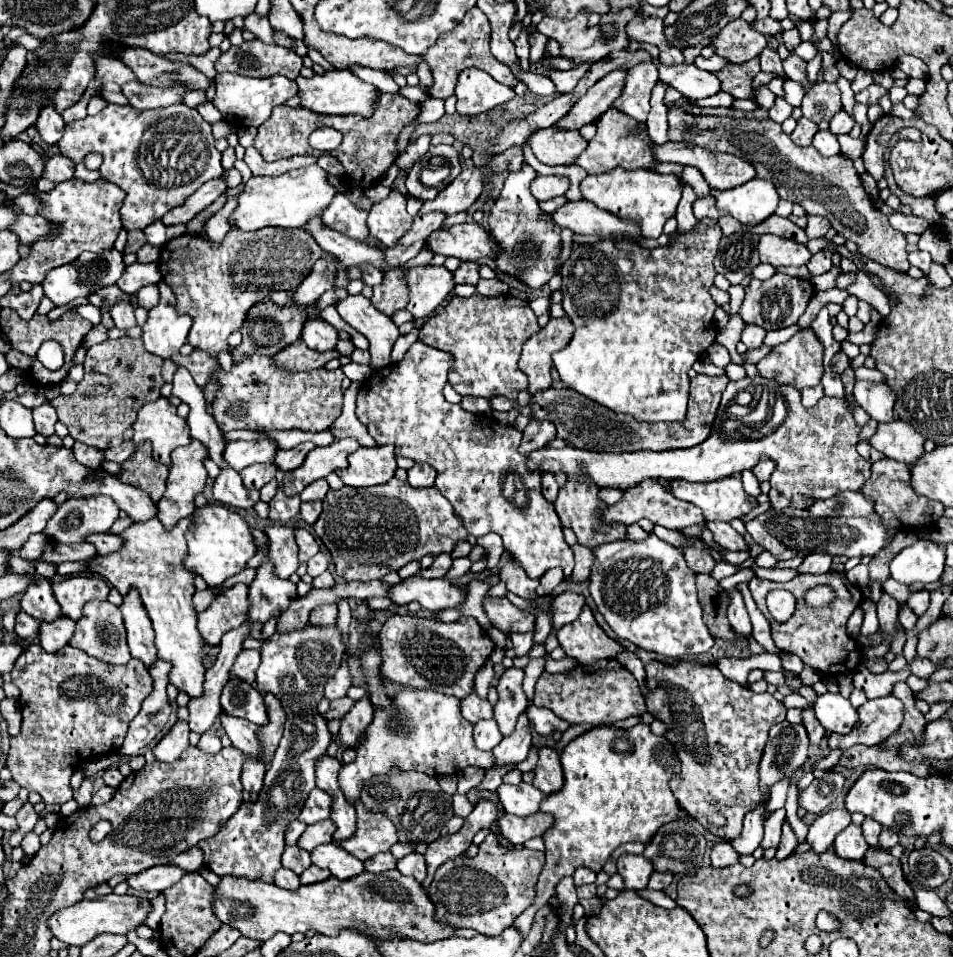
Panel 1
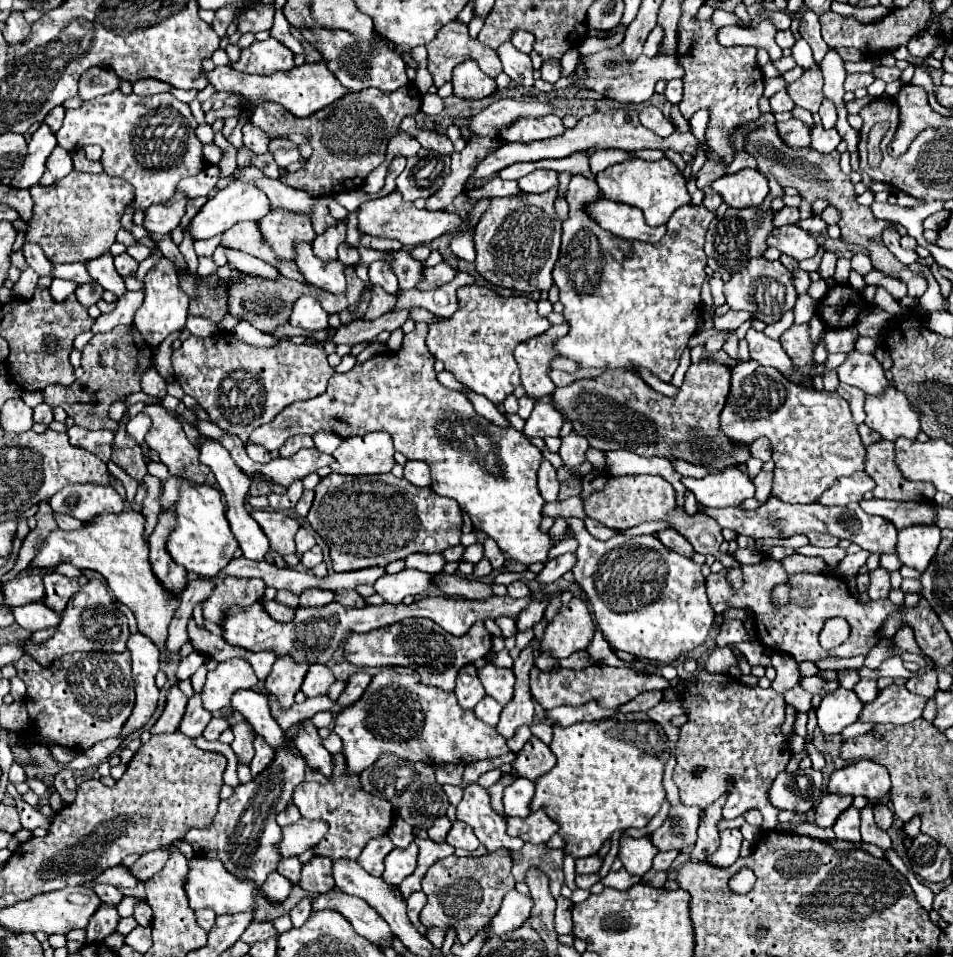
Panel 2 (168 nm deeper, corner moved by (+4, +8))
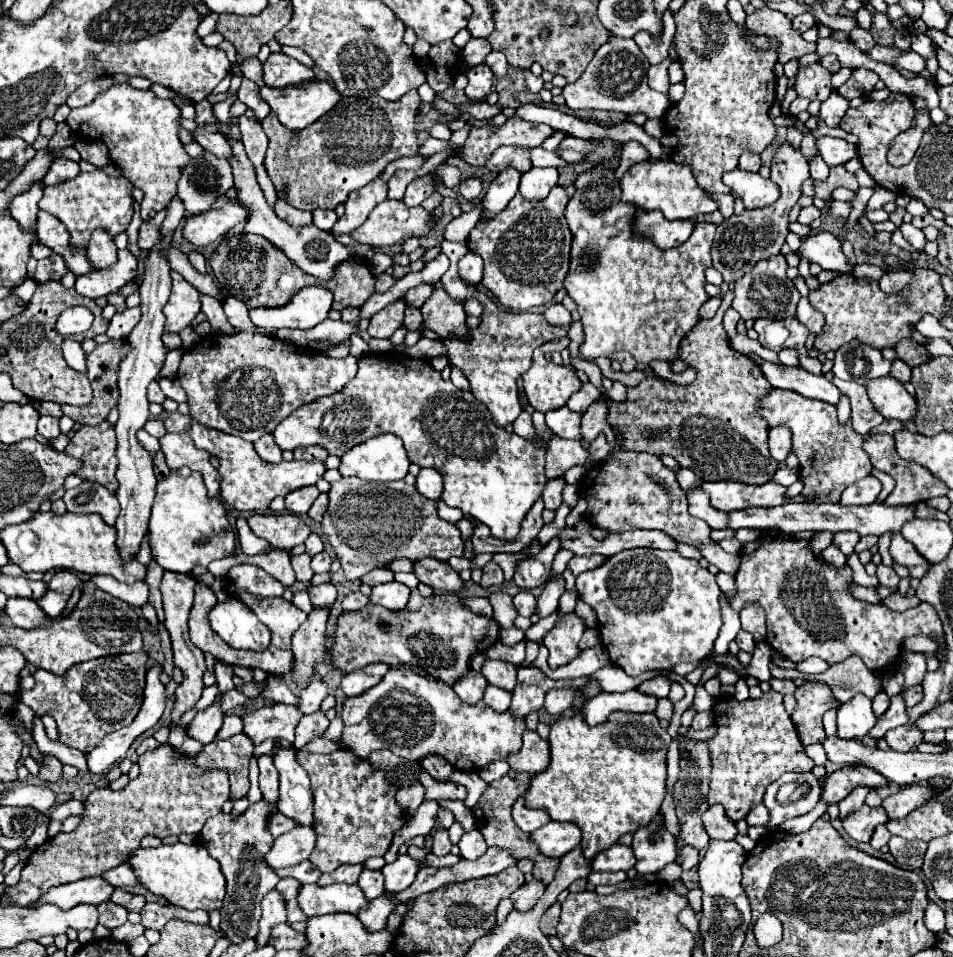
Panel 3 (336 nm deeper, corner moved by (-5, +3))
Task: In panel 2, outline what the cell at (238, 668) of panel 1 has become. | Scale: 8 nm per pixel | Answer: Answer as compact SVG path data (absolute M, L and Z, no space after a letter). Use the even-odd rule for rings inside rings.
M232 658L230 662L220 662L208 672L206 684L202 688L202 702L206 710L216 712L230 702L230 694L240 688L254 688L258 682L250 662L246 658Z

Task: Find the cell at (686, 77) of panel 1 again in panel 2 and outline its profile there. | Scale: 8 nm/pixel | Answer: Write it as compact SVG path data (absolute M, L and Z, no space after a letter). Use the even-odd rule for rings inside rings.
M606 48L602 52L582 56L584 64L588 68L588 80L586 82L576 82L578 88L590 88L606 98L618 100L618 102L644 102L654 94L654 86L658 80L672 80L672 78L684 78L684 68L678 62L676 56L654 56L648 58L642 54L636 62L628 64L622 58L622 52L618 48Z

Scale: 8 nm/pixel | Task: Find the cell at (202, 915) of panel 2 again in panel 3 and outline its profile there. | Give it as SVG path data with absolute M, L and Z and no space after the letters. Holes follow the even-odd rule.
M147 903L141 911L145 929L161 929L171 919L183 919L189 923L209 923L209 915L205 911L189 911L179 909L175 905L163 905L163 903Z

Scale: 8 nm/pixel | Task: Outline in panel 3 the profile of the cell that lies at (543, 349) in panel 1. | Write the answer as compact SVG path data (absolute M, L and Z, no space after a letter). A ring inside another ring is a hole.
M533 359L531 367L523 373L523 387L531 407L547 413L563 407L581 389L581 381L571 367L555 365L549 359Z

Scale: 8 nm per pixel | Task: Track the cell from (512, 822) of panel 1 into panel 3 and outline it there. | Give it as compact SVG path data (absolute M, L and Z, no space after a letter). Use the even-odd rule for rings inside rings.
M549 821L539 831L531 833L535 843L539 843L539 851L545 857L561 859L565 853L575 849L581 841L581 831L575 823L559 823Z

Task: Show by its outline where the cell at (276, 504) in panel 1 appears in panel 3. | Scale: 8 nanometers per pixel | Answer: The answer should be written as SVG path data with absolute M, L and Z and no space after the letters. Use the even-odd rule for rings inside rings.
M309 485L309 487L303 487L303 489L291 491L291 493L285 497L285 503L287 503L287 509L289 509L291 513L295 513L295 515L305 515L317 497L319 497L317 487L315 487L315 485Z

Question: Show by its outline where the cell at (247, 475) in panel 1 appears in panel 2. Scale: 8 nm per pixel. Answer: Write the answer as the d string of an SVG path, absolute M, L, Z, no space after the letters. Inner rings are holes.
M246 444L246 452L254 462L260 462L260 464L266 464L266 462L272 460L266 450L262 450L260 446L254 446L254 444Z

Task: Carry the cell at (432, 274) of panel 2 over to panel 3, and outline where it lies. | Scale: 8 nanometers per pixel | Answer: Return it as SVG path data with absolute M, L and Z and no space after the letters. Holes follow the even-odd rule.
M419 285L419 287L413 287L405 293L403 301L407 307L421 307L429 297L431 297L431 291L433 291L433 285Z

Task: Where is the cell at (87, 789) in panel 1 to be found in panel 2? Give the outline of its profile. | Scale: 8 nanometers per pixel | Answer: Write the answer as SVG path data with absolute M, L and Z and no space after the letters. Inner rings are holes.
M68 768L60 770L60 772L56 774L56 778L54 778L54 786L56 786L56 792L62 796L62 800L64 800L66 804L70 804L70 802L76 798L76 788L78 788L78 784L76 784L76 780L74 780L74 772L72 772L72 770L68 770Z

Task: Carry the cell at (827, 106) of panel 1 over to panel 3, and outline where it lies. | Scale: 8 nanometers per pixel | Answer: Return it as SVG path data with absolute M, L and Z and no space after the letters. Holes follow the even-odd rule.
M819 63L809 67L799 67L794 87L801 97L807 97L809 101L823 101L833 91L831 73Z

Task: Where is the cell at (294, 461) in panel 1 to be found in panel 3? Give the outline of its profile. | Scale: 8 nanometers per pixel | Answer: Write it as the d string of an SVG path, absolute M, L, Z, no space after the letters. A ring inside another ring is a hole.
M299 447L293 453L295 453L295 459L303 459L303 461L311 461L311 459L325 461L329 455L323 447Z

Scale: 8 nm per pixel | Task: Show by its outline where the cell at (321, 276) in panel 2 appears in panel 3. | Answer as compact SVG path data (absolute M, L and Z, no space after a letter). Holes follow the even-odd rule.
M205 99L203 103L195 103L195 123L199 125L215 125L219 133L223 133L223 137L229 141L231 145L231 159L229 159L229 165L233 167L233 177L235 177L235 191L237 191L237 201L243 203L243 207L249 209L249 223L245 227L243 233L257 233L257 235L263 235L267 237L269 241L273 241L277 247L281 247L287 257L299 267L303 269L305 273L321 279L321 281L327 281L331 279L331 271L335 271L335 267L339 263L343 263L345 259L349 259L353 255L353 247L347 247L347 245L341 245L337 243L327 231L321 231L317 229L315 225L303 225L303 227L293 227L289 223L285 223L283 219L277 217L277 213L273 211L273 207L269 207L265 195L263 195L263 189L259 187L257 183L257 175L255 175L255 167L251 165L245 149L243 149L243 143L239 139L231 139L231 131L229 129L221 129L219 121L215 119L215 113L213 113L213 105Z

